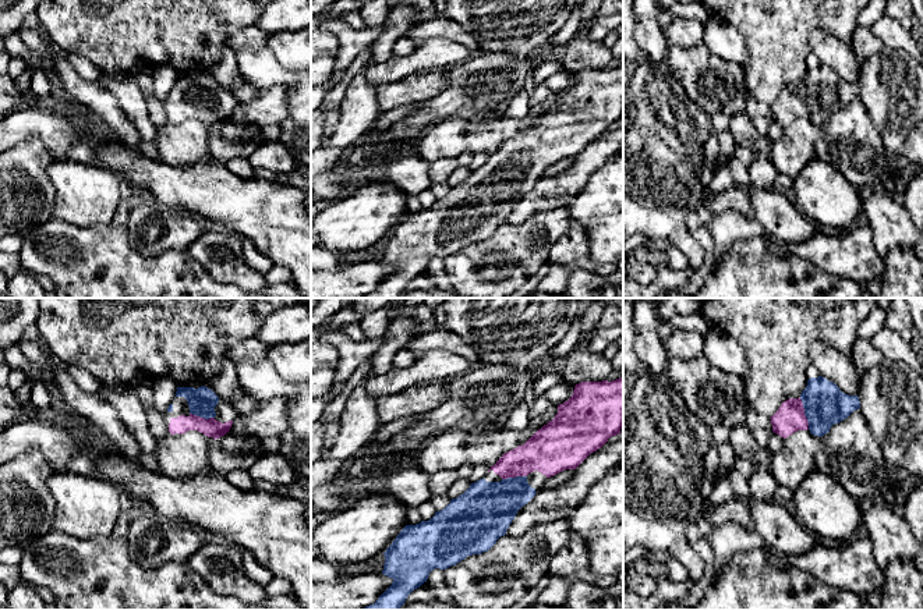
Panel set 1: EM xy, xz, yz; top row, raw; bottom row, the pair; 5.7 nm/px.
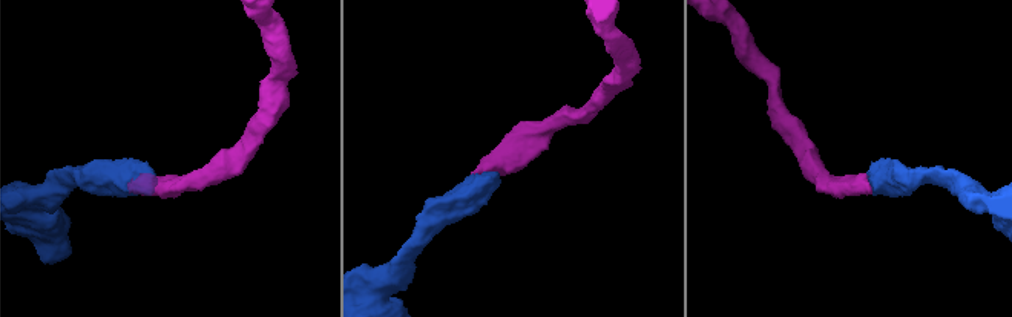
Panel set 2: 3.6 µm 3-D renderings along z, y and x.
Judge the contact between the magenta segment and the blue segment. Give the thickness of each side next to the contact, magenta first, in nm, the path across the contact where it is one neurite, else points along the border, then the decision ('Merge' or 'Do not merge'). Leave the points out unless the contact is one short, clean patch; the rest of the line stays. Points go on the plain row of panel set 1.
Thickness 170 nm (magenta) against 240 nm. Path across: yz (789, 106), (803, 99), (824, 92). Merge

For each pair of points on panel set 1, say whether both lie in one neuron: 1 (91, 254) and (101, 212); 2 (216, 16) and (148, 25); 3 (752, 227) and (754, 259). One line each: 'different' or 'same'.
1: different
2: same
3: different

